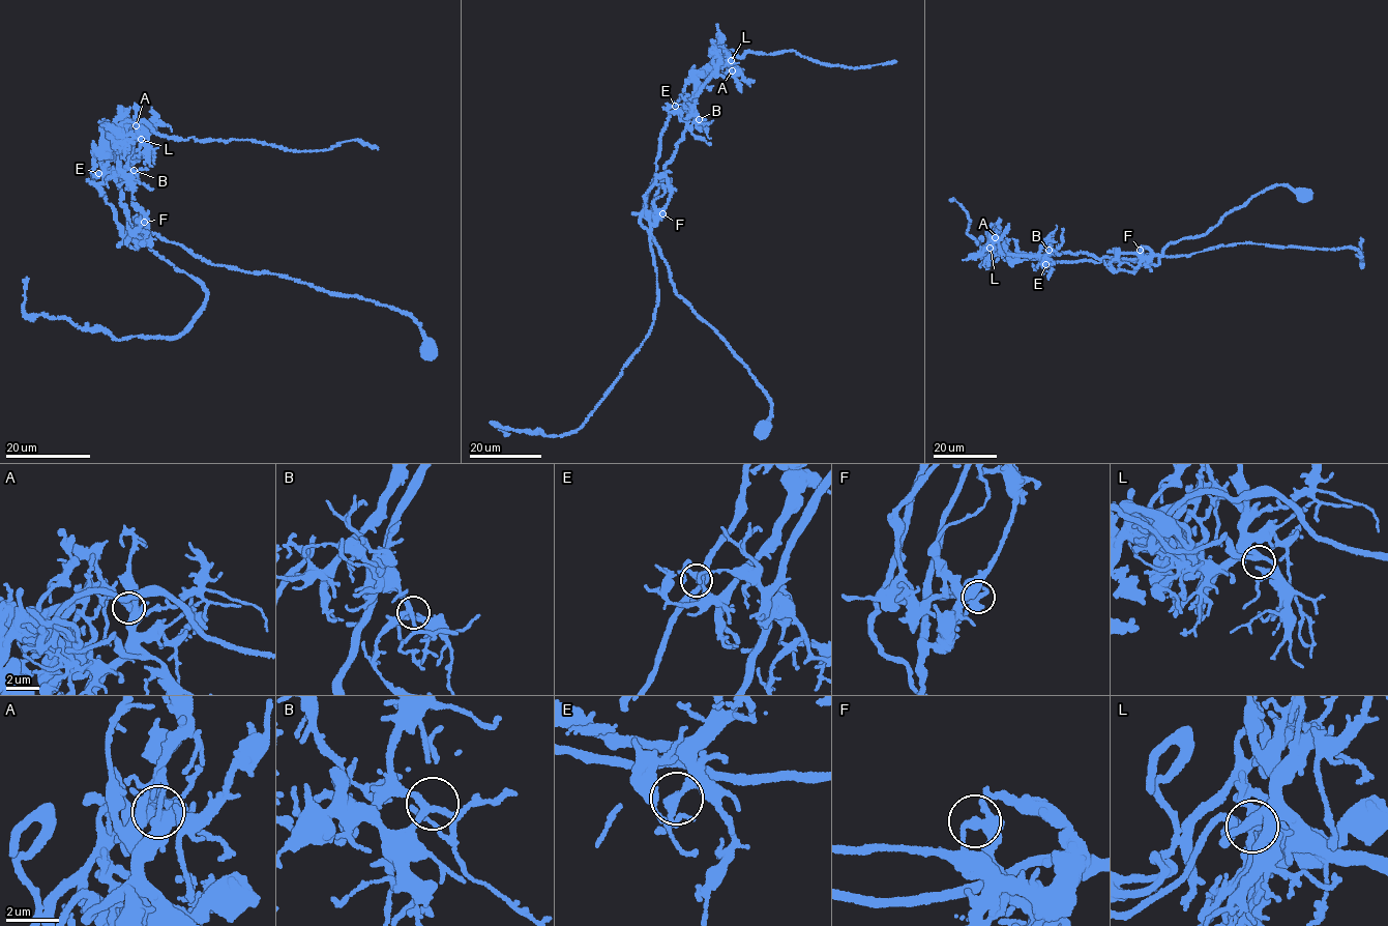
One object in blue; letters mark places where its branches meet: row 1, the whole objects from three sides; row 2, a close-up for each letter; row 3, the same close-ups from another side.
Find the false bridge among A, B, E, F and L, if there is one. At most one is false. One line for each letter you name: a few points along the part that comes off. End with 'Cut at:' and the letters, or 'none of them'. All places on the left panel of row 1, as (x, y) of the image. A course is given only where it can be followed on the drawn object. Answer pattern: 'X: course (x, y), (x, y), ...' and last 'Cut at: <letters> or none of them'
F: course (144, 222), (151, 249), (207, 290), (177, 337), (117, 339), (66, 318), (26, 316), (27, 278)
Cut at: F

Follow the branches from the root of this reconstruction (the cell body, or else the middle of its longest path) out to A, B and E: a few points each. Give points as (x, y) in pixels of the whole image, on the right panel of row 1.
A: (1303, 195), (1287, 185), (1266, 189), (1206, 234), (1131, 259), (1006, 254), (994, 246), (995, 237)
B: (1303, 195), (1287, 185), (1266, 189), (1228, 211), (1206, 234), (1169, 242), (1160, 255), (1045, 257), (1049, 250)
E: (1303, 195), (1287, 185), (1266, 189), (1206, 234), (1168, 243), (1156, 265), (1014, 258), (1035, 255), (1045, 264)

